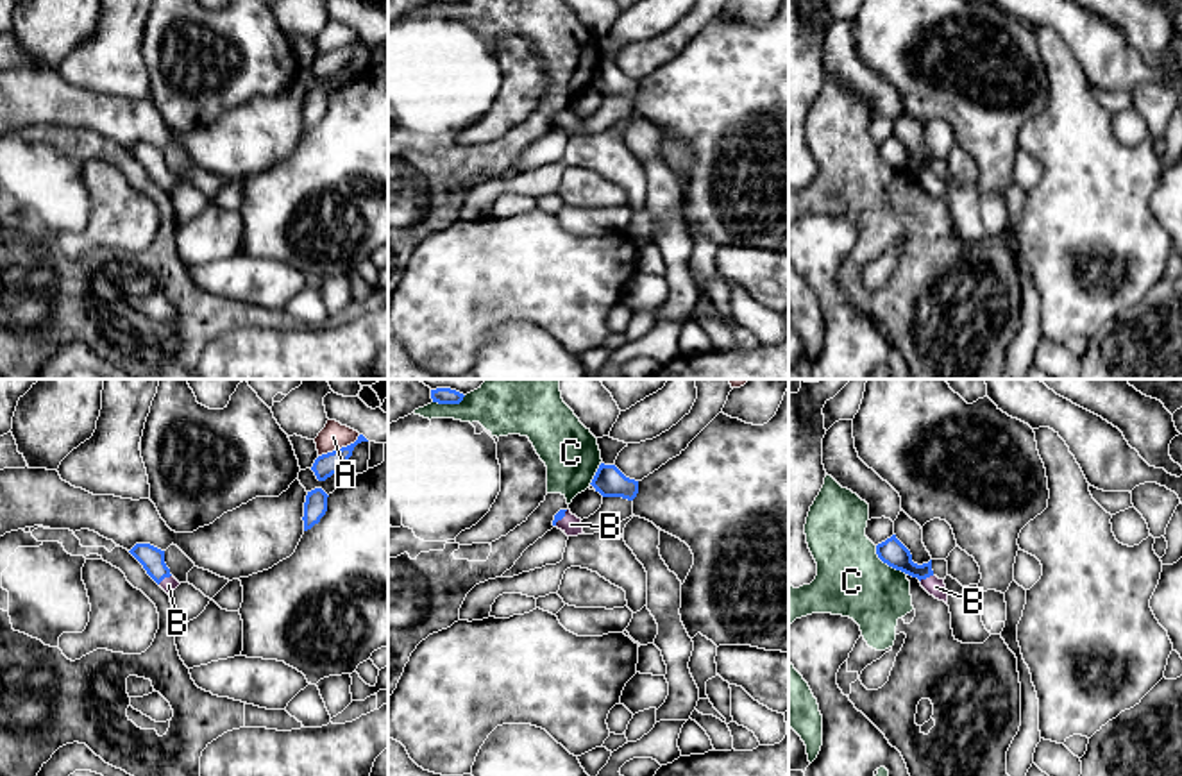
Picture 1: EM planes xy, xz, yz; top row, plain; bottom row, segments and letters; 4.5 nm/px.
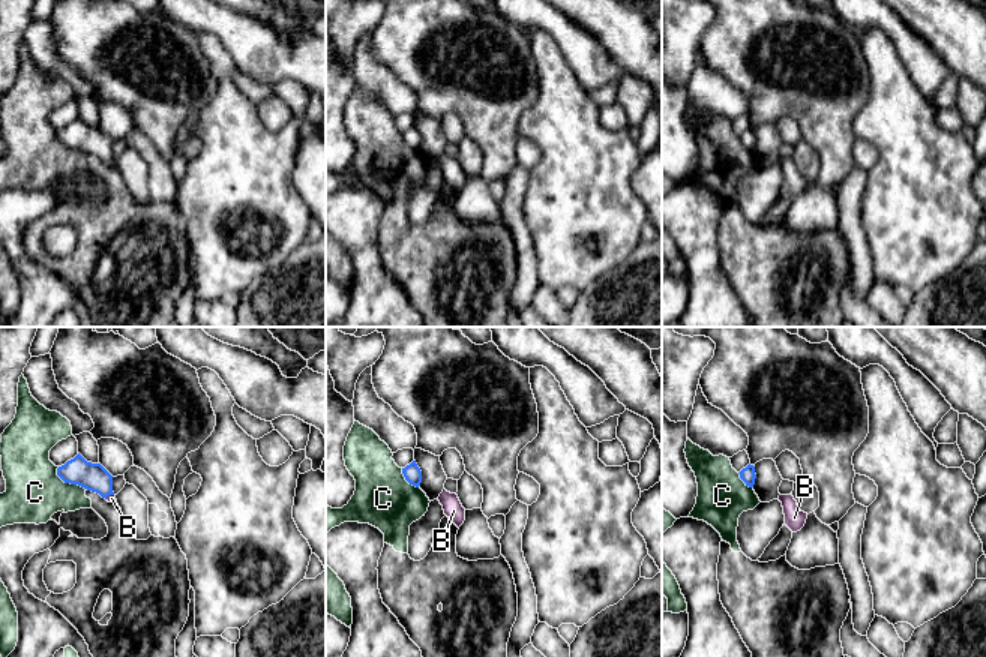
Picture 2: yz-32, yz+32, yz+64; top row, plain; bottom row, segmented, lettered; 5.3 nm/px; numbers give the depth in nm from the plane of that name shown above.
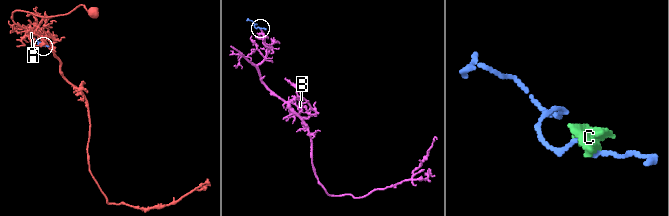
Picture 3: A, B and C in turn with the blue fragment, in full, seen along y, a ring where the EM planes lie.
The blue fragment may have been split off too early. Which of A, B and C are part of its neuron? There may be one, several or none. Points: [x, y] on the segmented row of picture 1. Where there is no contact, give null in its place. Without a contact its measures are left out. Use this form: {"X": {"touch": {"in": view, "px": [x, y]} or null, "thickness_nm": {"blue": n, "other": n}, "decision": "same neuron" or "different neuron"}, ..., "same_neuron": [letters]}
{"A": {"touch": {"in": "xy", "px": [338, 449]}, "thickness_nm": {"blue": 100, "other": 120}, "decision": "different neuron"}, "B": {"touch": {"in": "yz", "px": [925, 578]}, "thickness_nm": {"blue": 120, "other": 90}, "decision": "same neuron"}, "C": {"touch": {"in": "yz", "px": [887, 564]}, "thickness_nm": {"blue": 120, "other": 320}, "decision": "different neuron"}, "same_neuron": ["B"]}

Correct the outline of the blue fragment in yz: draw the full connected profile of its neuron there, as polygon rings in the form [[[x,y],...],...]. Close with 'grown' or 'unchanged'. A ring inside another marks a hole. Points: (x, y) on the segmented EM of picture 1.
[[[892,535],[885,542],[876,545],[878,558],[889,567],[901,570],[912,578],[917,578],[921,586],[939,601],[948,604],[948,594],[944,579],[939,579],[932,570],[932,560],[917,565],[912,561],[910,551]]]; grown

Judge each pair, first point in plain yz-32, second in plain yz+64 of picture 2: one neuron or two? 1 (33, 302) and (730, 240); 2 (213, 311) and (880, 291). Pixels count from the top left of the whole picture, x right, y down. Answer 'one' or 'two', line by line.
1: two
2: one

